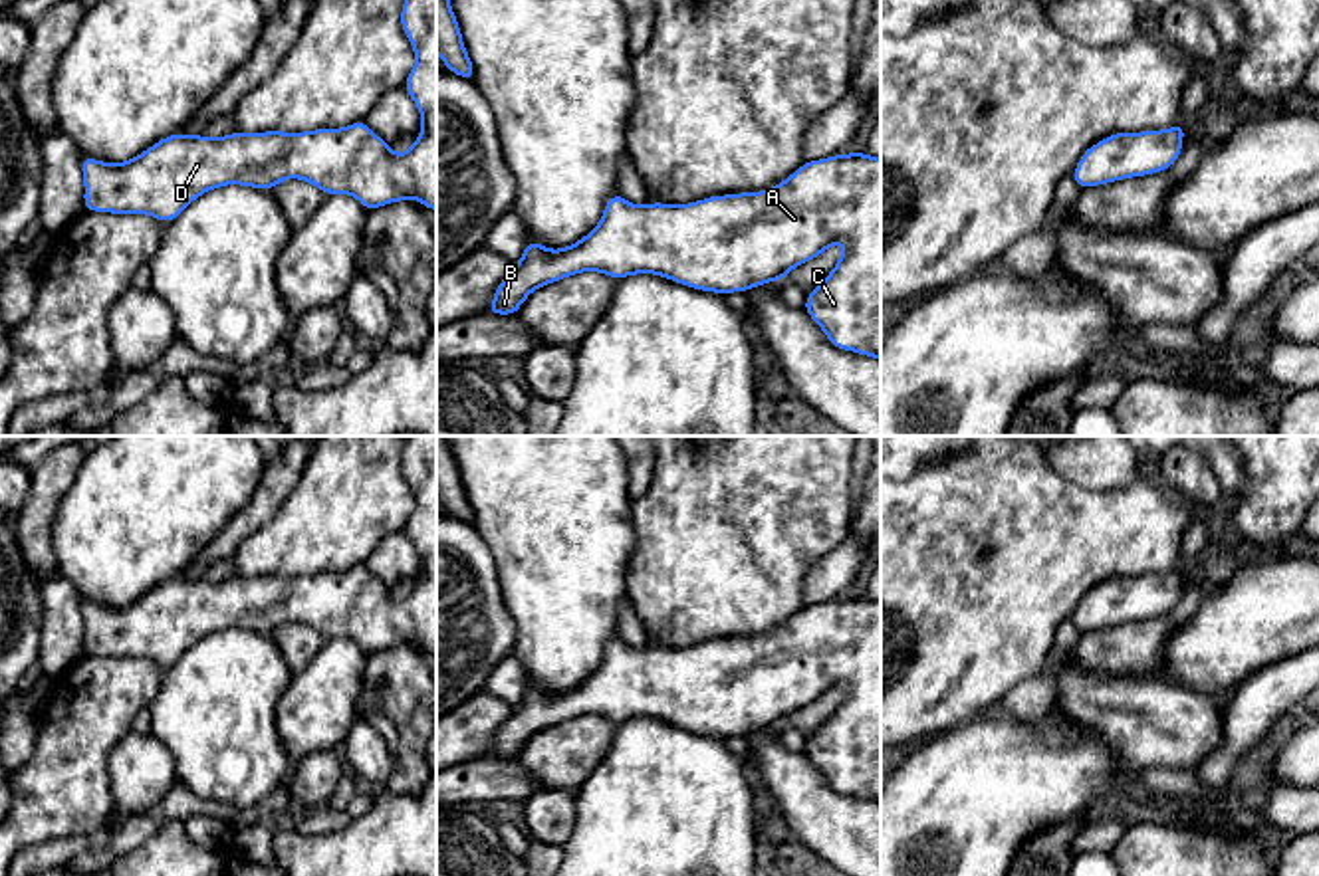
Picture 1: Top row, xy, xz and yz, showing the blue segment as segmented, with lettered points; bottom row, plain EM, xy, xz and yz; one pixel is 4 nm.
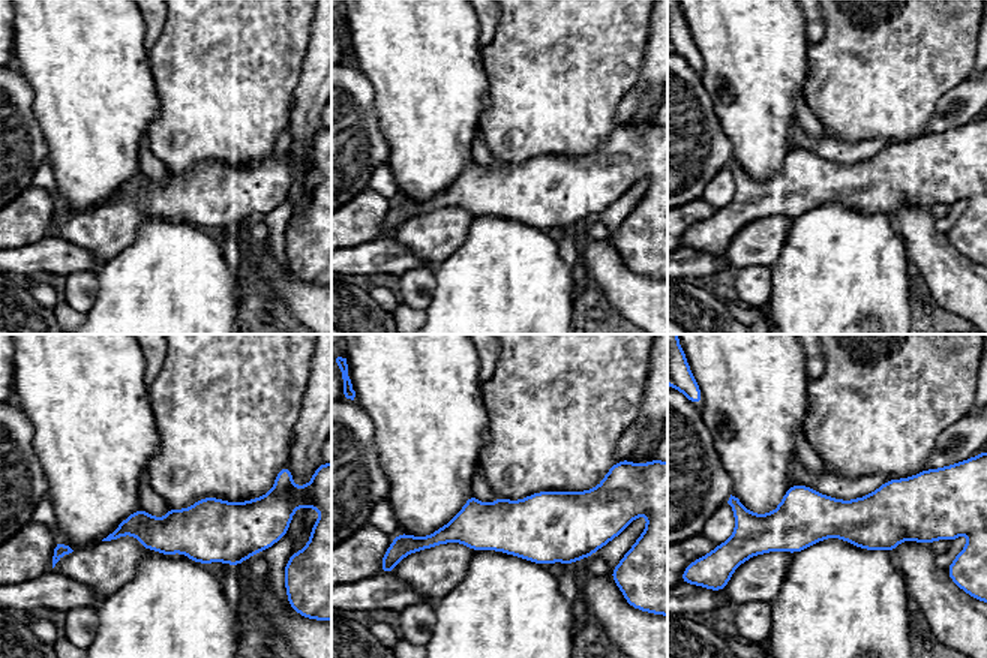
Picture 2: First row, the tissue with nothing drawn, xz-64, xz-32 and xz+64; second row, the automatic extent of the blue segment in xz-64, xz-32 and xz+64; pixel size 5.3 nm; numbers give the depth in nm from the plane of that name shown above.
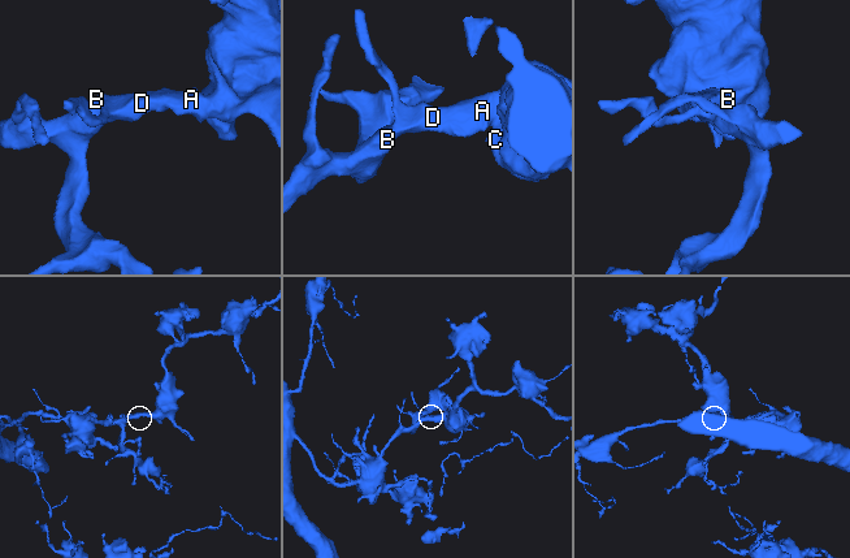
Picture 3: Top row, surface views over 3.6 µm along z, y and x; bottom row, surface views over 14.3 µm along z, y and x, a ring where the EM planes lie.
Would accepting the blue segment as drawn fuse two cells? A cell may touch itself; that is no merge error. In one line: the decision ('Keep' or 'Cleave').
Keep

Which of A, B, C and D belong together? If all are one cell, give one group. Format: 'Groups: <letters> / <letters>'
Groups: A B C D

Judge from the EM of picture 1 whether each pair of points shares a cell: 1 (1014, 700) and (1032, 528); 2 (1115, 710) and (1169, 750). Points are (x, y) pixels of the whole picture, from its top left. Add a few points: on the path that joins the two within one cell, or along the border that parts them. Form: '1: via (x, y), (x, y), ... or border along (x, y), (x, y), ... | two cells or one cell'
1: border along (1040, 670), (1022, 678), (996, 706) | two cells
2: via (1129, 710), (1155, 736) | one cell

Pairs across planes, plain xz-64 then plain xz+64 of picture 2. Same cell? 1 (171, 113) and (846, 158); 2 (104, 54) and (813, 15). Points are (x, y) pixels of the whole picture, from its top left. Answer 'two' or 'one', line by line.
1: two
2: two

